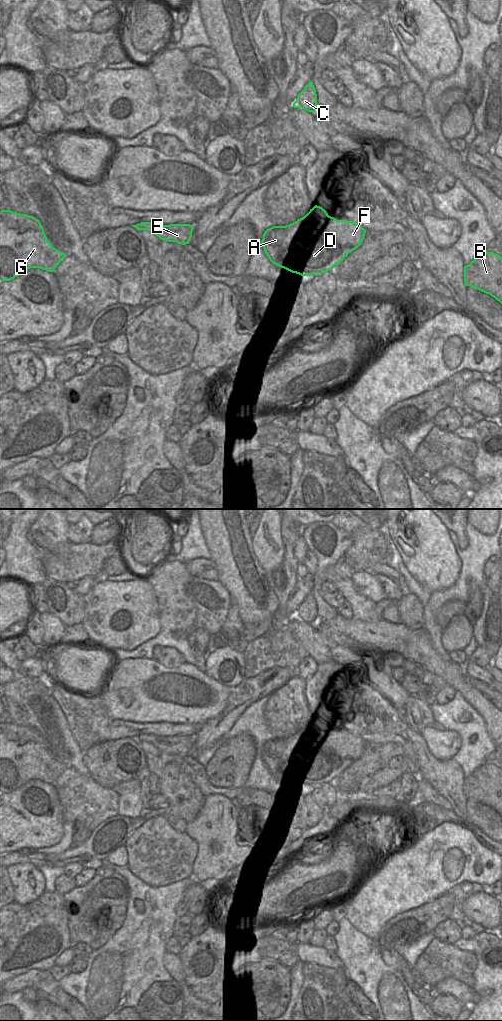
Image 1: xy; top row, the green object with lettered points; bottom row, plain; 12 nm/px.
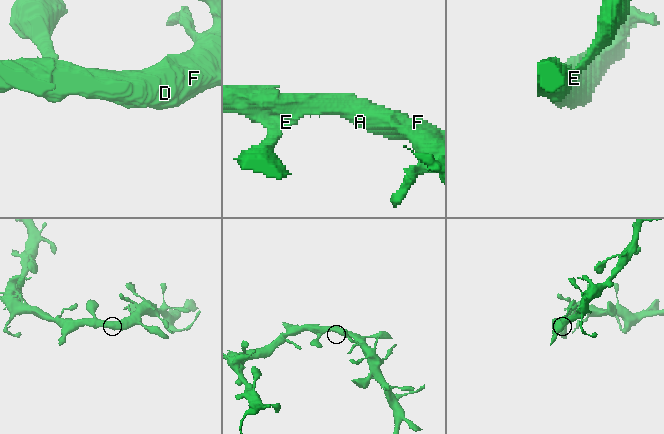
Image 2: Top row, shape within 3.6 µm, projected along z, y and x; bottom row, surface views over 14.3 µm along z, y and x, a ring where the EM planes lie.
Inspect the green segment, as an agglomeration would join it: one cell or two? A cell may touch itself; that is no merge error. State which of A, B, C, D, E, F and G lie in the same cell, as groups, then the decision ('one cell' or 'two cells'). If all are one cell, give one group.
A B C D E F G | one cell

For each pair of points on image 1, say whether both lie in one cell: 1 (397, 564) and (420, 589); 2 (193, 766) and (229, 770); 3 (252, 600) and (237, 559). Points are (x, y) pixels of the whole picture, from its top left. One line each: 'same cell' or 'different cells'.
1: same cell
2: different cells
3: same cell

